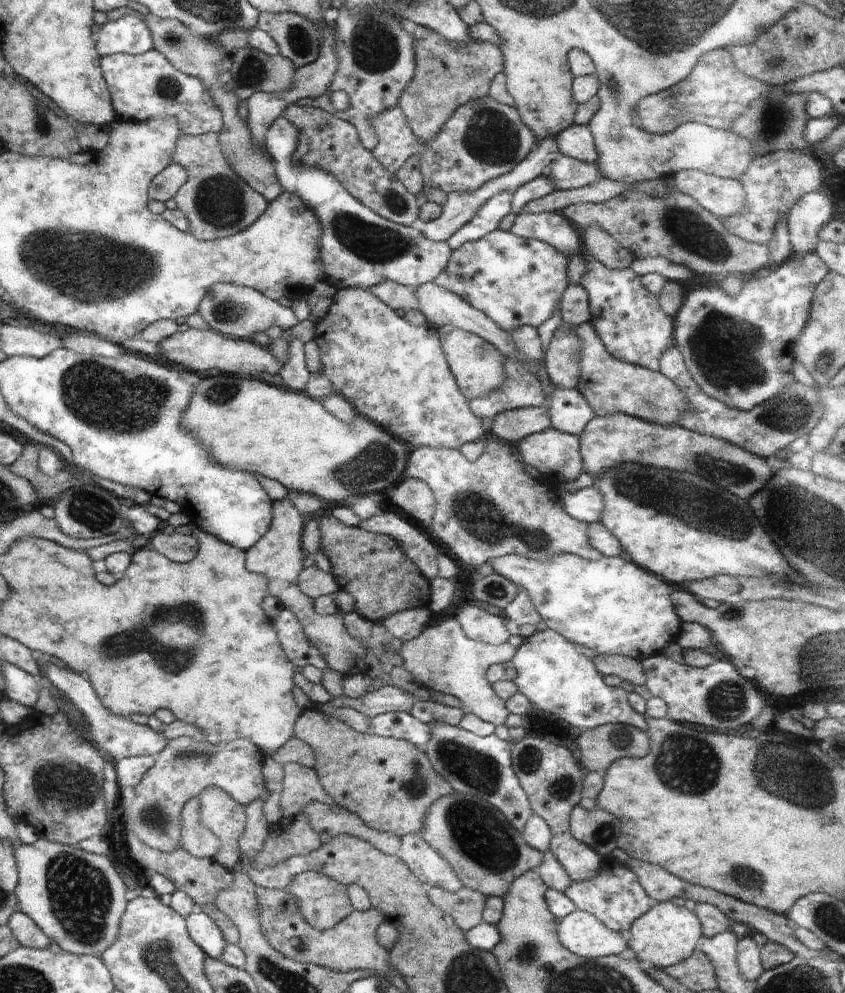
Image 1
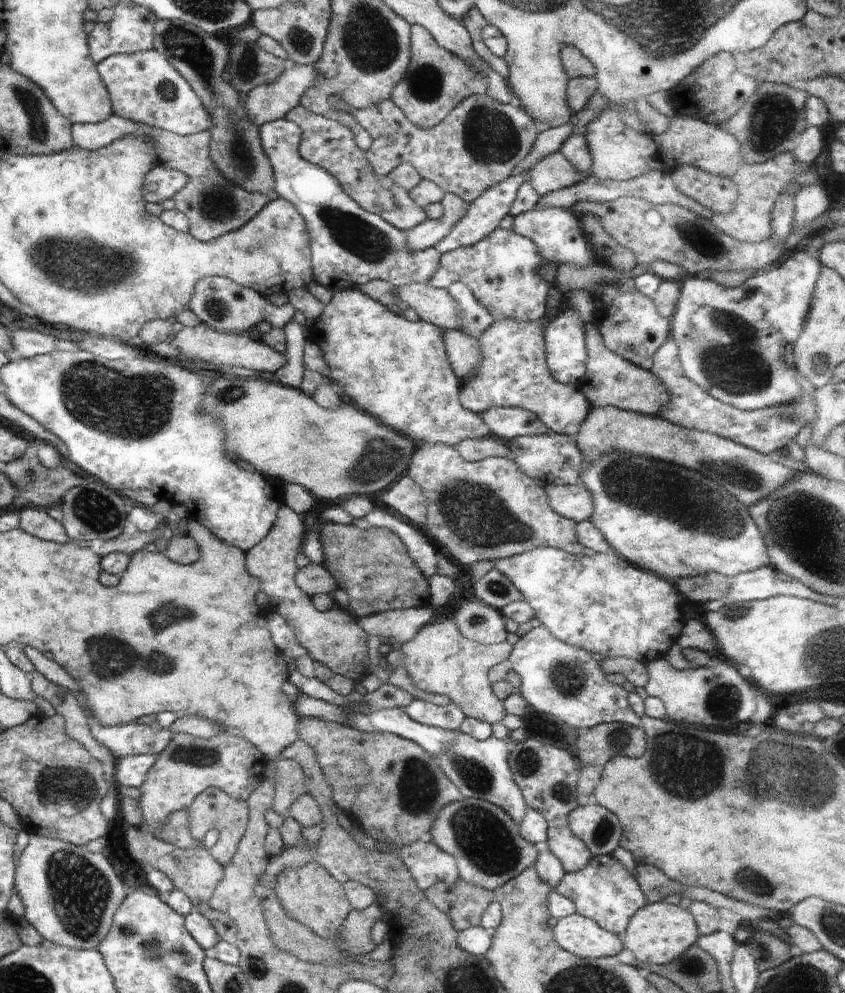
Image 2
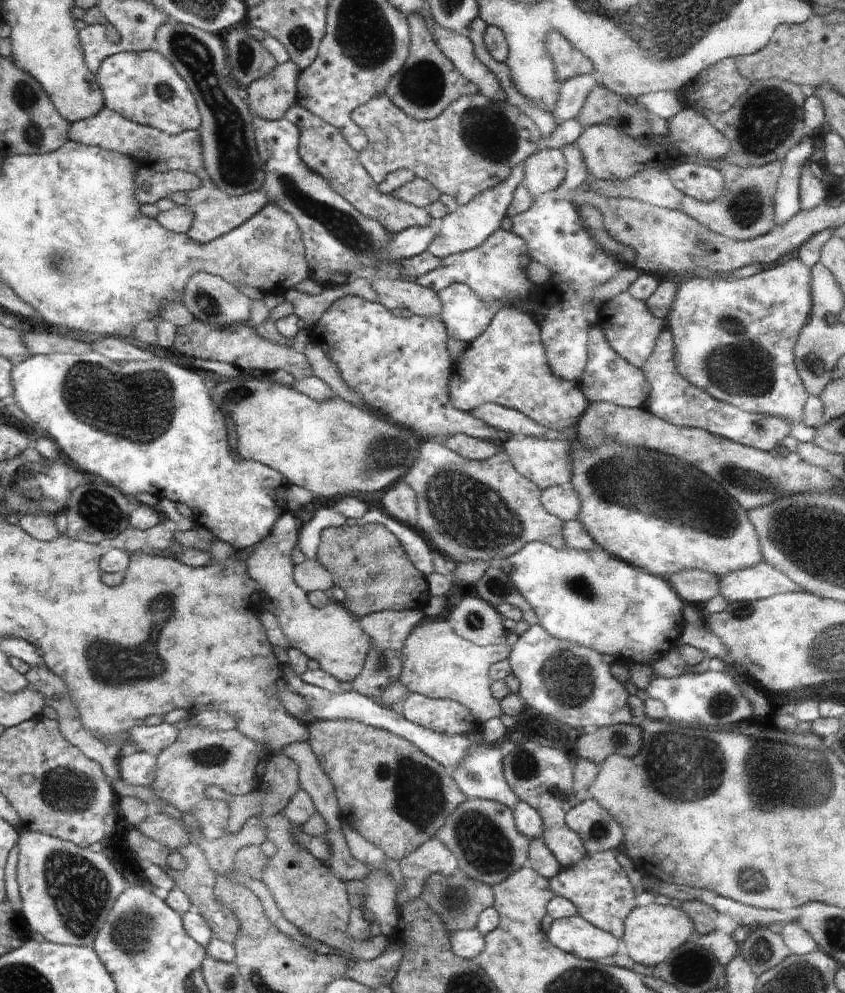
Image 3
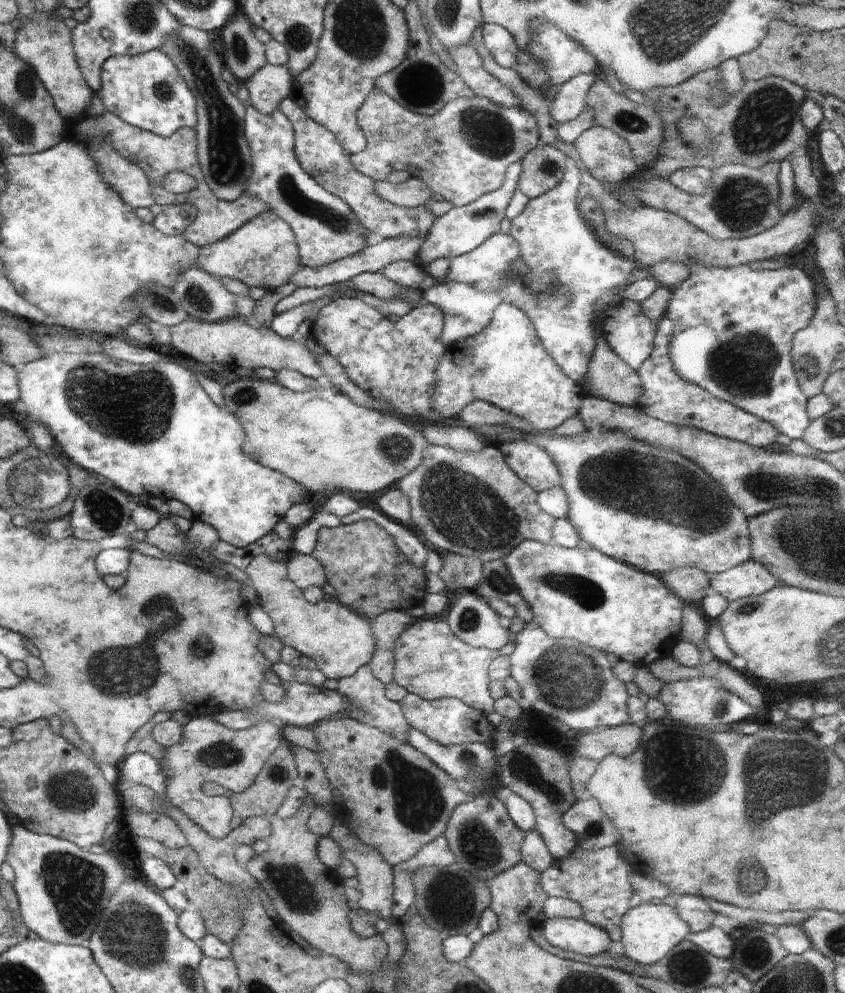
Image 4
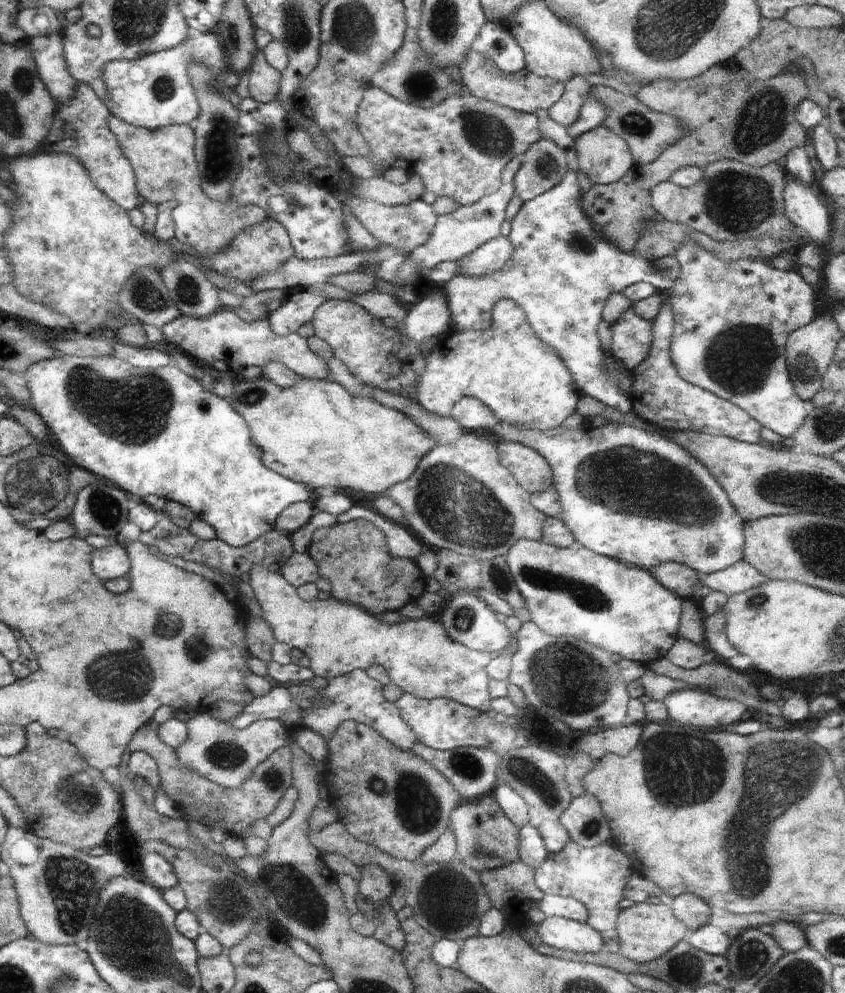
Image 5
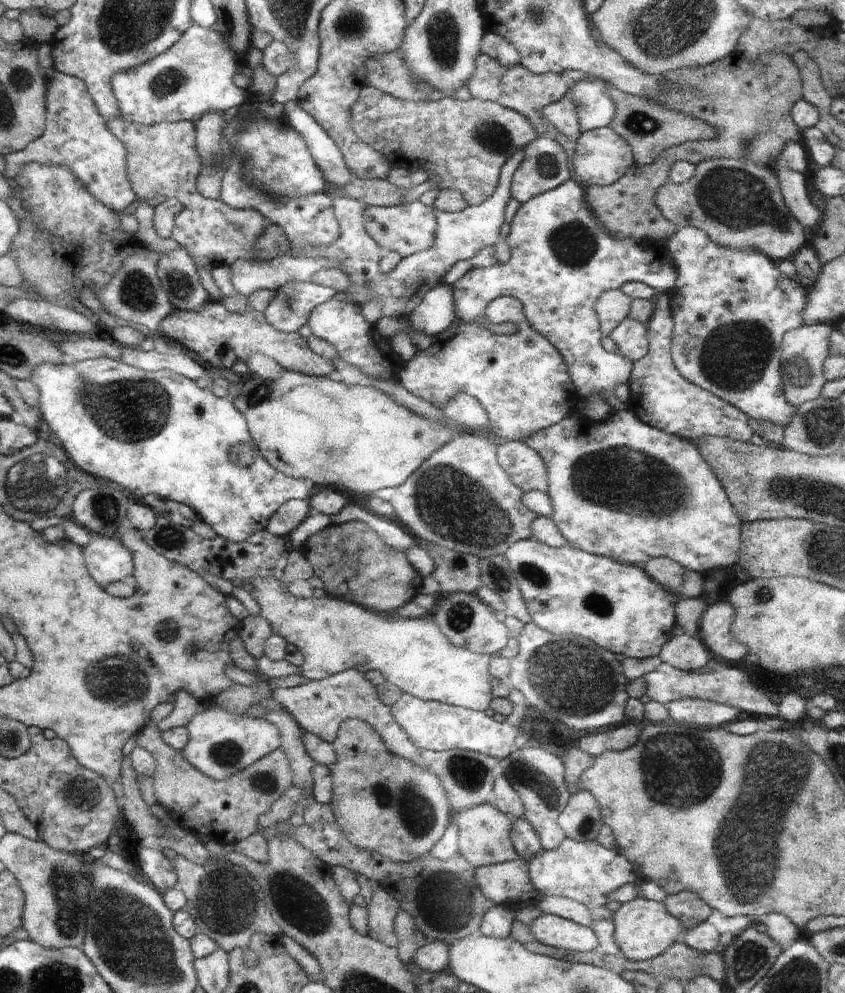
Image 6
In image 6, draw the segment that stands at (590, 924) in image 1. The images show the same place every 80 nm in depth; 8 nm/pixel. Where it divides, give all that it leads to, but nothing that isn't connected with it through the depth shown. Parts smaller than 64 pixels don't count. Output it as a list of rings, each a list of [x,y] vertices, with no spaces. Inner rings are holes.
[[[542,913],[532,922],[529,931],[542,944],[572,952],[593,951],[599,941],[597,933],[590,927],[553,914]]]

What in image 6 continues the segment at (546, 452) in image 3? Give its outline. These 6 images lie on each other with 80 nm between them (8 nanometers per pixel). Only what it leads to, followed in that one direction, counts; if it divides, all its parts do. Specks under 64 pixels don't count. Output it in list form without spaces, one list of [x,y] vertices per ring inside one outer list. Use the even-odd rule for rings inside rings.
[[[498,441],[497,460],[518,488],[547,492],[549,476],[544,461],[524,441]]]

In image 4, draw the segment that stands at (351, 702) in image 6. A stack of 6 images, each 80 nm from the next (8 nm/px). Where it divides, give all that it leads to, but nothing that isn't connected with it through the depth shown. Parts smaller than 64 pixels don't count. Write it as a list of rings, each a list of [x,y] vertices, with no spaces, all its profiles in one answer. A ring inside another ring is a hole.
[[[369,663],[357,671],[353,676],[340,678],[334,692],[338,692],[338,694],[350,698],[350,700],[354,702],[356,708],[350,710],[350,712],[344,712],[344,714],[340,712],[340,714],[332,716],[330,720],[344,717],[354,718],[354,720],[357,719],[362,722],[362,724],[374,726],[378,728],[378,730],[382,730],[382,732],[386,732],[386,734],[390,734],[390,736],[399,739],[404,739],[406,732],[410,730],[410,726],[405,720],[400,704],[395,701],[388,701],[385,698],[385,685],[372,674],[372,668],[370,668]]]

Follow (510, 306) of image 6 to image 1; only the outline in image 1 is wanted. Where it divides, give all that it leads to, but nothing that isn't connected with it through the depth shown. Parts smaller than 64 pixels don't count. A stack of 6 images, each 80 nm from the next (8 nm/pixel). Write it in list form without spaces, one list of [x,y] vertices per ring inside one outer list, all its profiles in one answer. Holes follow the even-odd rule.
[[[526,325],[510,334],[519,351],[525,356],[525,362],[506,357],[504,363],[507,374],[505,384],[488,397],[479,397],[478,400],[469,401],[469,407],[483,421],[483,425],[488,425],[504,411],[511,411],[520,407],[546,407],[549,410],[552,427],[580,436],[590,420],[594,418],[590,404],[577,388],[572,390],[559,389],[548,380],[544,373],[544,354],[537,328]]]

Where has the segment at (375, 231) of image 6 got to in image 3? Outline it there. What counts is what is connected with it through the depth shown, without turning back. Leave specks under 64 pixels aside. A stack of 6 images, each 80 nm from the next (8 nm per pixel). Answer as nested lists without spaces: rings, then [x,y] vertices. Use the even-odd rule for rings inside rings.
[[[297,102],[285,112],[286,119],[293,121],[300,129],[300,157],[311,169],[321,173],[333,188],[341,193],[354,208],[364,216],[378,220],[392,234],[406,231],[410,227],[426,227],[433,222],[427,209],[404,202],[390,193],[382,193],[367,170],[360,163],[359,152],[345,139],[345,136],[334,125],[318,118],[309,109]]]

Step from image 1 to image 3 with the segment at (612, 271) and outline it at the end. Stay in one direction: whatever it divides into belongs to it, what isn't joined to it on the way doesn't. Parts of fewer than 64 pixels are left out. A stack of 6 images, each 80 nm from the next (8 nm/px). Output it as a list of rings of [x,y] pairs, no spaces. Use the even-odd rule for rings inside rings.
[[[628,291],[621,292],[608,298],[603,303],[597,302],[600,319],[597,324],[604,330],[605,339],[622,357],[636,368],[641,369],[653,354],[666,322],[654,316],[652,310],[643,300],[633,297]]]

